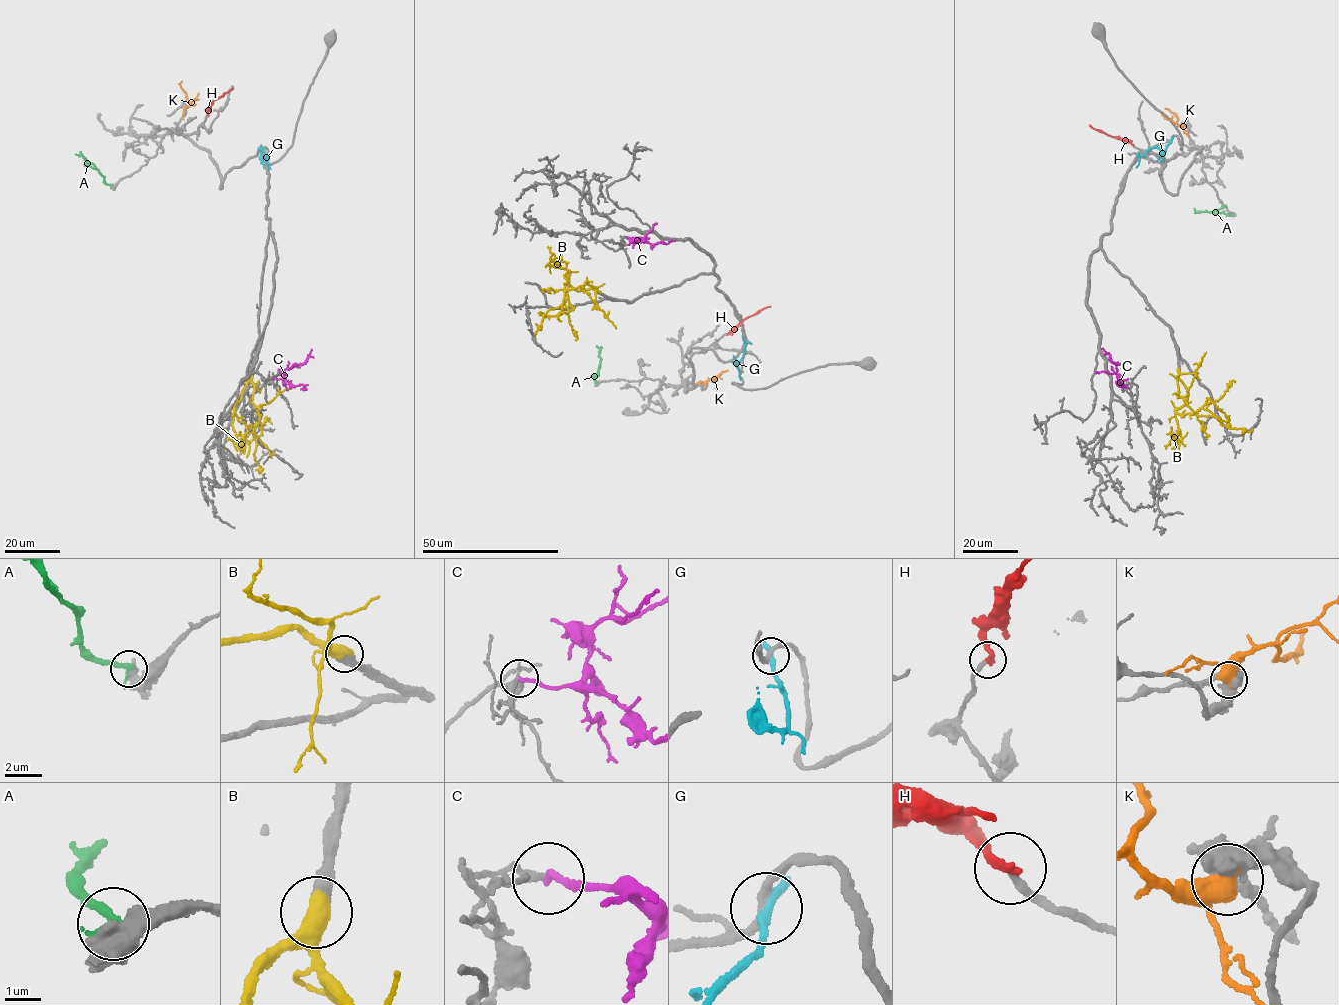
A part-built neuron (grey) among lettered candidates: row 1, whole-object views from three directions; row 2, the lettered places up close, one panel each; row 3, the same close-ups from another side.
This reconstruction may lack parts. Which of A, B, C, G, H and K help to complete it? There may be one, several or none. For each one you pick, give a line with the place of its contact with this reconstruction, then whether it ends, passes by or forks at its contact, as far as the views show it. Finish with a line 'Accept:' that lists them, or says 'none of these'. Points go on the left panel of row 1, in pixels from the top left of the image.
B: (251, 377) | it passes by
H: (207, 115) | it ends
Accept: B, H

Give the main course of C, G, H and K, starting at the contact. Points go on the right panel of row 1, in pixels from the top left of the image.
C: (1120, 385), (1116, 364), (1102, 348)
G: (1171, 139), (1164, 152), (1157, 147), (1149, 149), (1140, 158), (1136, 167)
H: (1133, 144), (1089, 125)
K: (1184, 125), (1179, 125), (1177, 117), (1165, 108)

